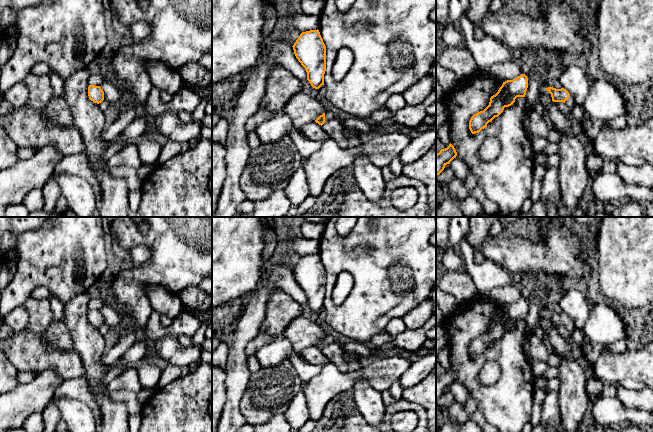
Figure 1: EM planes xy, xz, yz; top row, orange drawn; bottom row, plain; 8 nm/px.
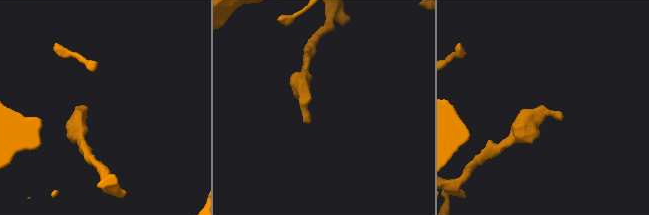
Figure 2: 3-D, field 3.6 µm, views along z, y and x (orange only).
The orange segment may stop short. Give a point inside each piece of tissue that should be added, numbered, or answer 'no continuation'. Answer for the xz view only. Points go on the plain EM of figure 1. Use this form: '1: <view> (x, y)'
1: xz (334, 352)

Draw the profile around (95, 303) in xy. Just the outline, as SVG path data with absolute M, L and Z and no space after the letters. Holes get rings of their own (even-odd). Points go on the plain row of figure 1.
M91 298L88 304L89 309L100 310L103 306L111 304L109 299Z

